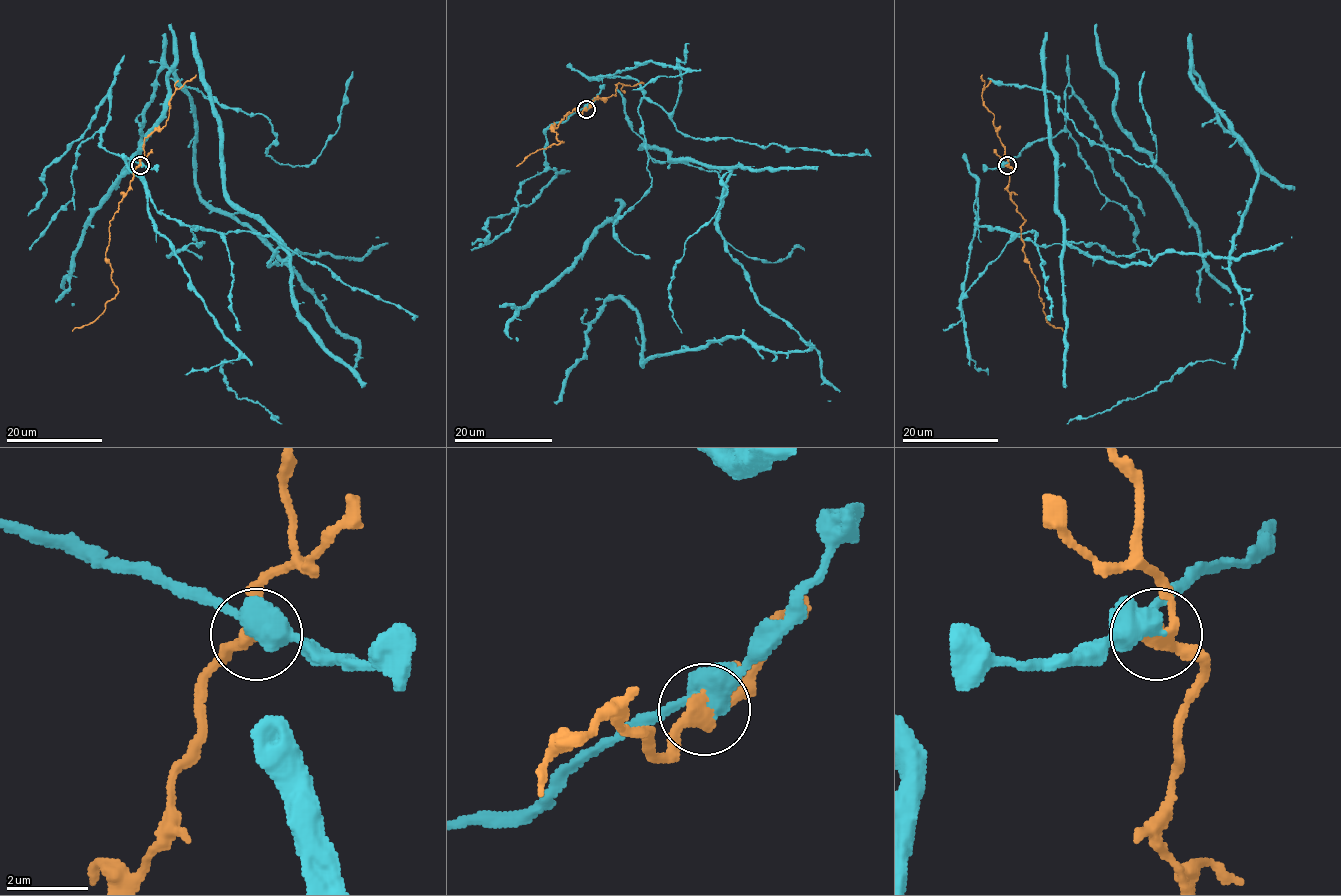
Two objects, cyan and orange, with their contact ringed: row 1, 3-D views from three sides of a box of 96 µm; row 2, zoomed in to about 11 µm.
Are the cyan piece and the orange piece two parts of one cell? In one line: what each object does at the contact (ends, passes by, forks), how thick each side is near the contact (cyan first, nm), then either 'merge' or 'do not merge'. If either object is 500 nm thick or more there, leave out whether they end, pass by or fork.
cyan passes by | orange passes by | 440/320 nm | do not merge

